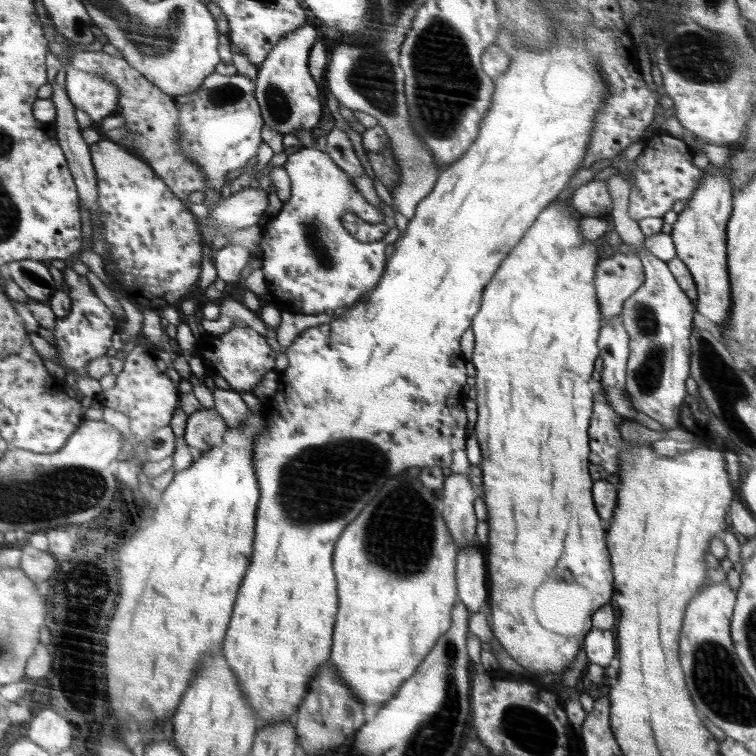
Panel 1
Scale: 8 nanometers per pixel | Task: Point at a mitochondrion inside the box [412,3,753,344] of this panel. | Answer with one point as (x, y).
(696, 57)

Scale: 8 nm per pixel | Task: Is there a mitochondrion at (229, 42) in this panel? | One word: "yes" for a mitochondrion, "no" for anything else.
no

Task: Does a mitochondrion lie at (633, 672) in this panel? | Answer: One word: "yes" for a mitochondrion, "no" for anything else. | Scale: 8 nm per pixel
no

